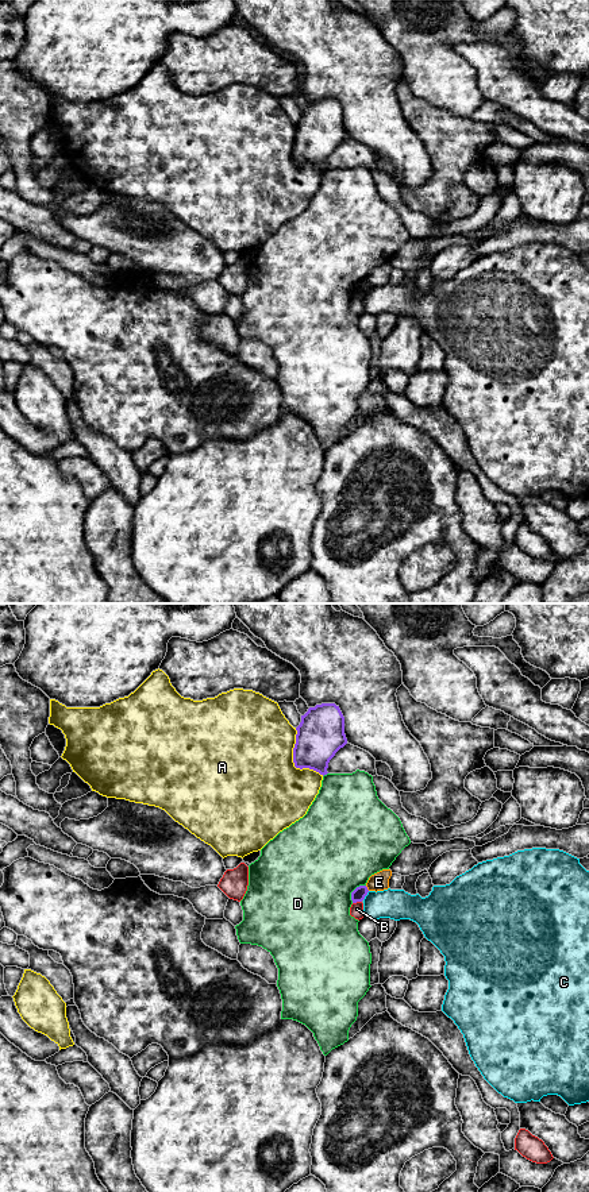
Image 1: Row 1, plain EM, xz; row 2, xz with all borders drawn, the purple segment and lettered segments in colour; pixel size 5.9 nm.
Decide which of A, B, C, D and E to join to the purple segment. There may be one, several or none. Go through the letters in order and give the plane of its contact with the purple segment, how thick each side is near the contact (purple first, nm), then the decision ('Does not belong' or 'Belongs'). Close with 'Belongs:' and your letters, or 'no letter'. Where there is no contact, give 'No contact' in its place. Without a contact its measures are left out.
A: Touches purple in xz. Thickness 280 nm (purple) against 500 nm. Does not belong
B: Touches purple in xz. Thickness 80 nm (purple) against 80 nm. Does not belong
C: Touches purple in xz. Thickness 80 nm (purple) against 180 nm. Does not belong
D: Touches purple in xz. Thickness 80 nm (purple) against 500 nm. Does not belong
E: Touches purple in xz. Thickness 80 nm (purple) against 110 nm. Does not belong
Belongs: no letter

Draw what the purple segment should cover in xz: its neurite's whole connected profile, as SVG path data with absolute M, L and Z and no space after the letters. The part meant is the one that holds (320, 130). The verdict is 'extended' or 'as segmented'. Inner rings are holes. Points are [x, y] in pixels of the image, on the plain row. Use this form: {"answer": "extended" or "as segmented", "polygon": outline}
{"answer": "as segmented", "polygon": "M335 99L309 103L296 123L293 158L296 163L309 163L327 170L330 155L347 139L344 112Z"}

